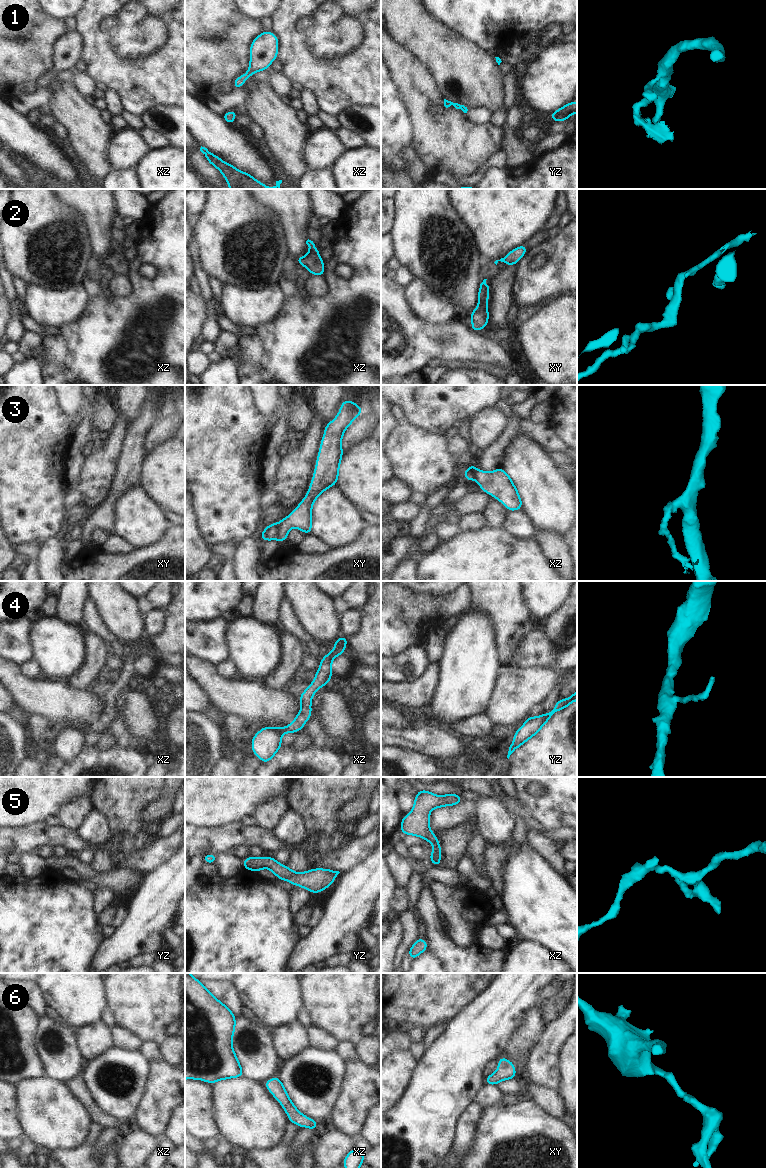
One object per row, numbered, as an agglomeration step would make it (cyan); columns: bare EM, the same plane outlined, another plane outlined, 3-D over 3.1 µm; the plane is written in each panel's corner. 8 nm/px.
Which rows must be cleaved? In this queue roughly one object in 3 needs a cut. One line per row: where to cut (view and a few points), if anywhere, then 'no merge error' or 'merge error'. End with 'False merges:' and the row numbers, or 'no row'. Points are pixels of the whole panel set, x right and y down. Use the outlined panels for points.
1: no cut | no merge error
2: no cut | no merge error
3: xy (277, 523), (278, 538) | merge error
4: xz (278, 728), (278, 732), (281, 735) | merge error
5: no cut | no merge error
6: no cut | no merge error
False merges: 3, 4

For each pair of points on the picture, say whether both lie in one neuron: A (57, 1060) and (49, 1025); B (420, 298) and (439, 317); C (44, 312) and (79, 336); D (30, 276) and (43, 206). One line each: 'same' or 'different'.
A: same
B: same
C: different
D: same

